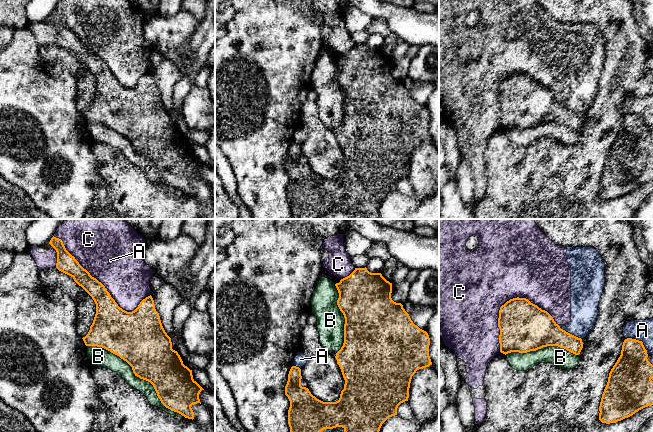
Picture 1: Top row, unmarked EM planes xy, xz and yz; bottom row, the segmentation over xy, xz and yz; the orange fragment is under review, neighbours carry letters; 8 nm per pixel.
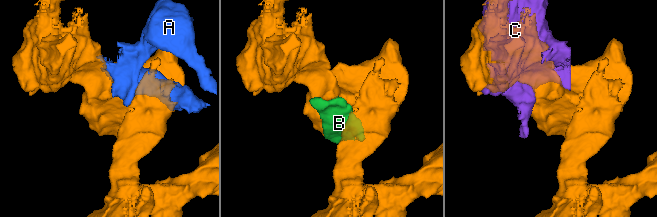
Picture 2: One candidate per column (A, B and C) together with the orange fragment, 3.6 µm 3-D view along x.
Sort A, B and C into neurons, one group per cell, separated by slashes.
A C / B

